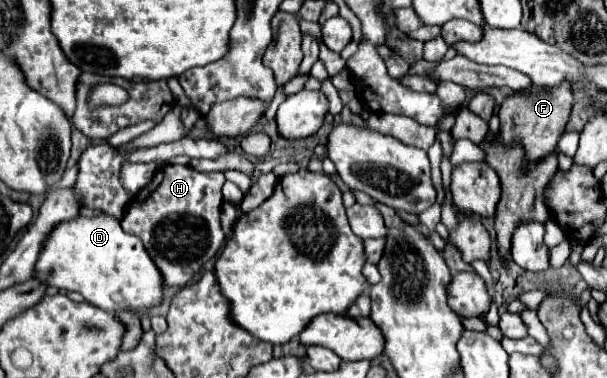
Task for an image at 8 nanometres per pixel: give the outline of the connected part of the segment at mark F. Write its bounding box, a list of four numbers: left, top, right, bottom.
[497,81,573,155]

